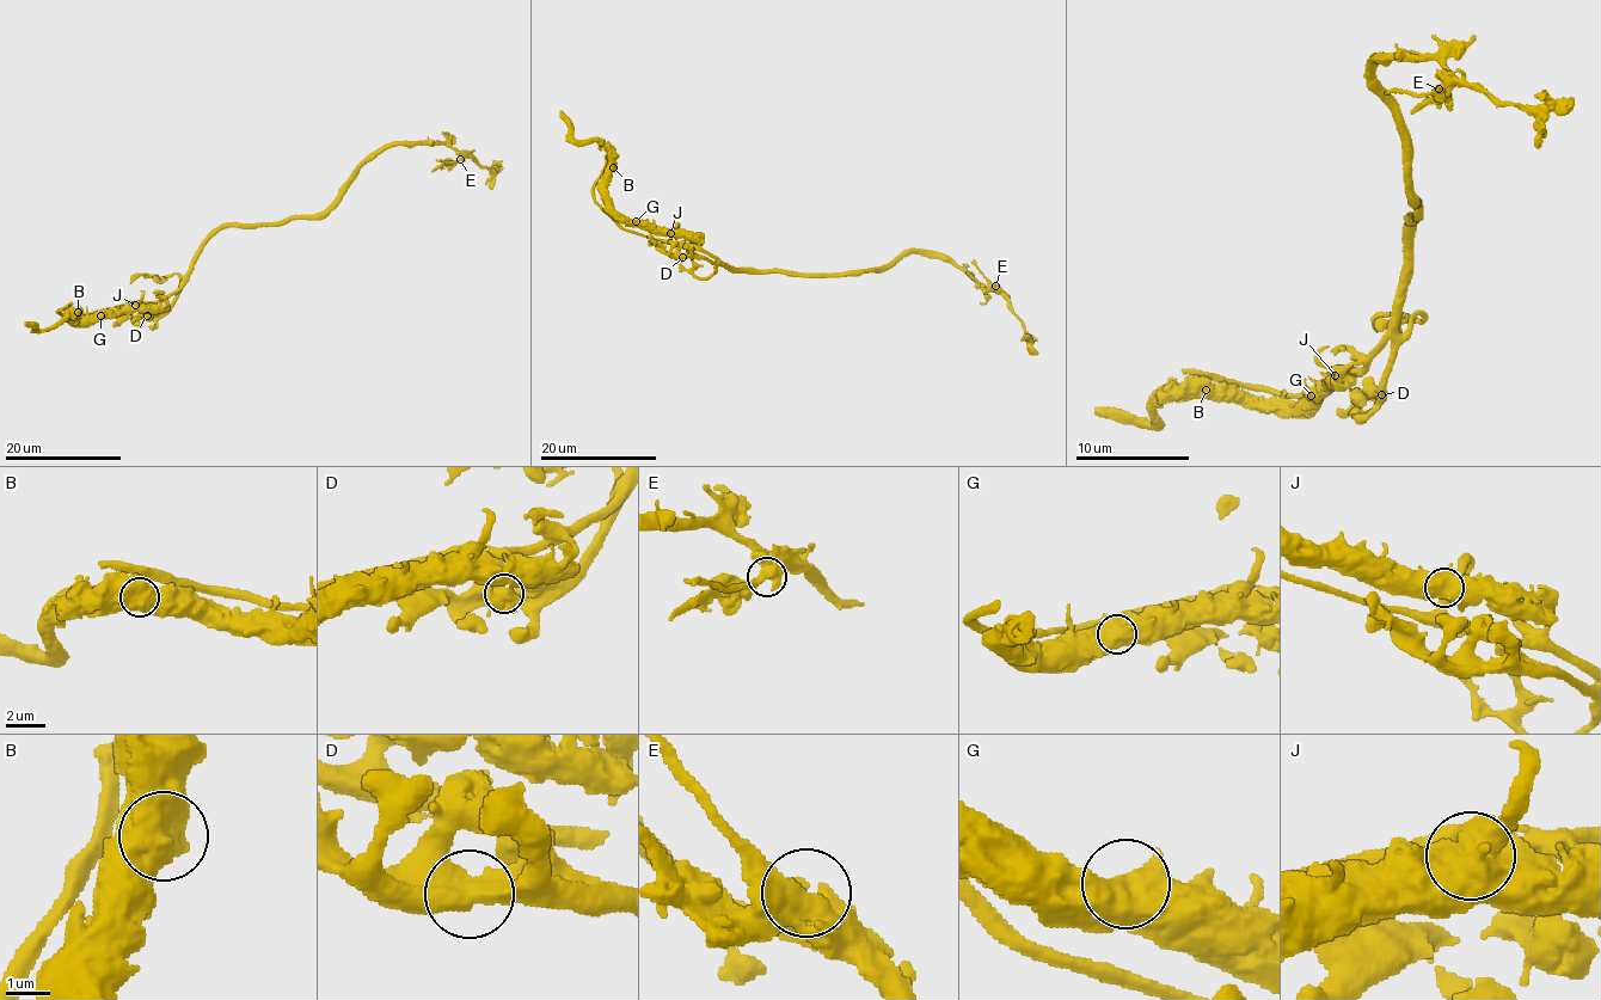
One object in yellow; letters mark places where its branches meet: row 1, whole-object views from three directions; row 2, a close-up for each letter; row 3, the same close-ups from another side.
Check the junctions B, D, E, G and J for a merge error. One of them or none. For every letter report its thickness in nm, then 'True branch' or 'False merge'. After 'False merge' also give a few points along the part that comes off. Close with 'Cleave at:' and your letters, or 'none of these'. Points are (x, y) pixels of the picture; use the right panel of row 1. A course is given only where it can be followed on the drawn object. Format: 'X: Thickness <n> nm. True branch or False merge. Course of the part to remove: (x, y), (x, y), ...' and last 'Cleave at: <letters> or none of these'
B: Thickness 800 nm. True branch
D: Thickness 700 nm. True branch
E: Thickness 480 nm. True branch
G: Thickness 650 nm. True branch
J: Thickness 700 nm. False merge. Course of the part to remove: (1333, 375), (1317, 392), (1290, 402), (1160, 392), (1152, 424), (1117, 418), (1095, 406)
Cleave at: J

